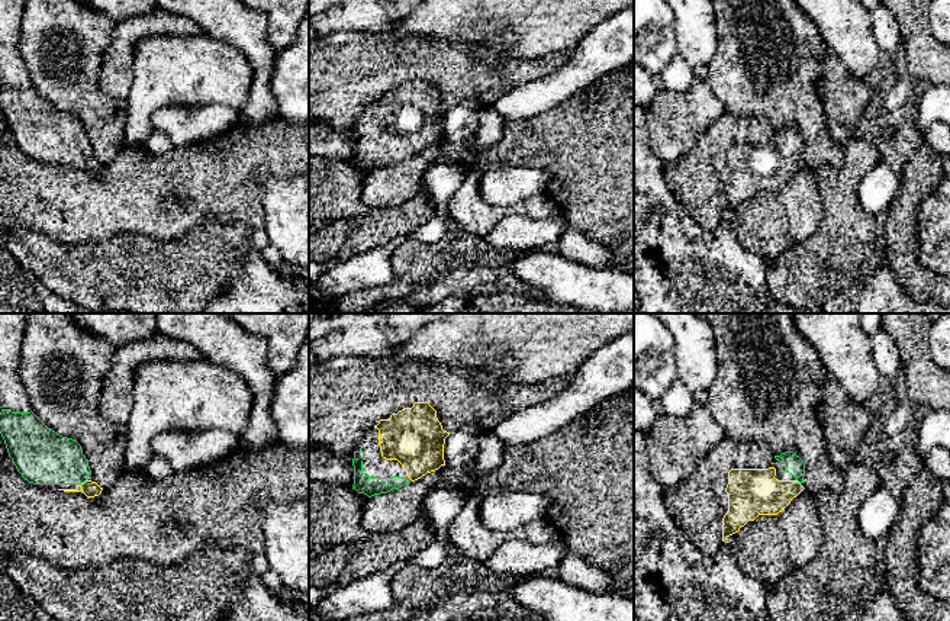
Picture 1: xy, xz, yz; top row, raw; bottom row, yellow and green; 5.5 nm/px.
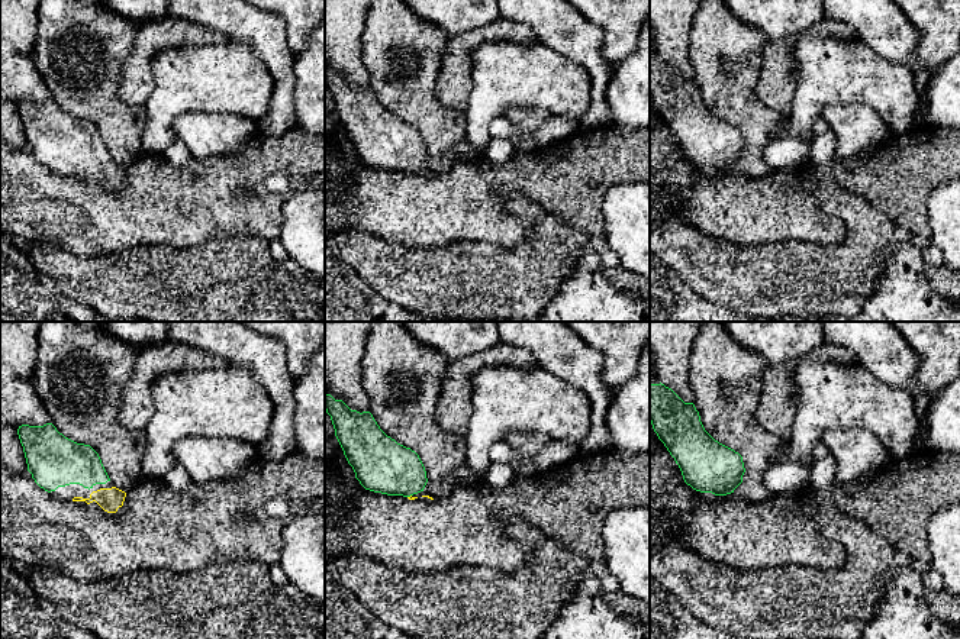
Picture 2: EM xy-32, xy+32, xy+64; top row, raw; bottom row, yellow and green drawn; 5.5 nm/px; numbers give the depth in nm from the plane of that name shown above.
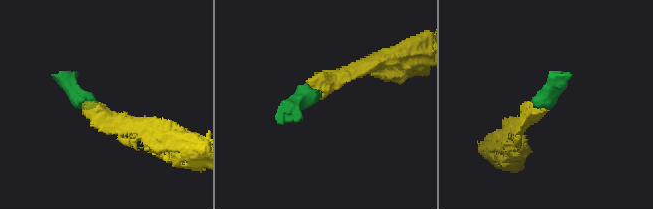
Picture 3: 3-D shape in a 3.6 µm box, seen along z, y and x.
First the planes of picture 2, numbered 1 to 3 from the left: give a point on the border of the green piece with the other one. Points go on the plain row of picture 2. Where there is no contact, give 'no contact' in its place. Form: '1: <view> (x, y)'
1: no contact
2: xy+32 (411, 171)
3: no contact

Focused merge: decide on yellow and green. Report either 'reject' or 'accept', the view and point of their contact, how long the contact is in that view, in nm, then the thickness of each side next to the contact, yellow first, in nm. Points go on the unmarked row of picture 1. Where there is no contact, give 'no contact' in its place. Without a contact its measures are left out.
accept; meets yellow in xy at (86, 155); contact 50 nm long; 90 nm thick on the yellow side, 280 nm on the other

